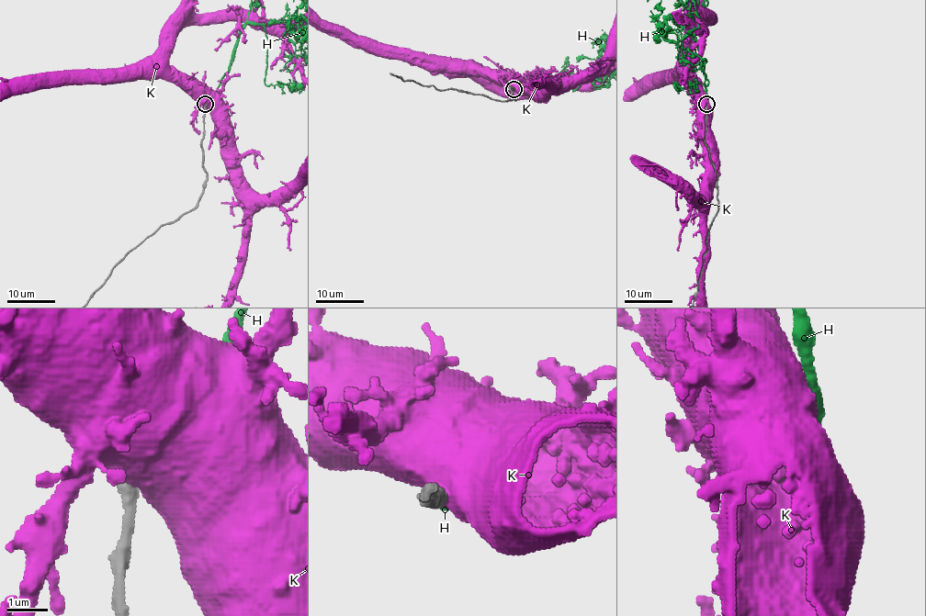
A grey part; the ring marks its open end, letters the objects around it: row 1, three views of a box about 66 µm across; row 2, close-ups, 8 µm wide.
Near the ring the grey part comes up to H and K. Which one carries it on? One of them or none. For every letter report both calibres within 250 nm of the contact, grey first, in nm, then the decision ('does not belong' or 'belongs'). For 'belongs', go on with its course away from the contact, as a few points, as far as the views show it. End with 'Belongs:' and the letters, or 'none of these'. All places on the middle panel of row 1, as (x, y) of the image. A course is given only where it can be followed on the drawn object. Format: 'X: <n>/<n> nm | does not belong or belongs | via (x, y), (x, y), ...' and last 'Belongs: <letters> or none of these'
H: 360/200 nm | belongs
K: 440/750 nm | does not belong
Belongs: H

